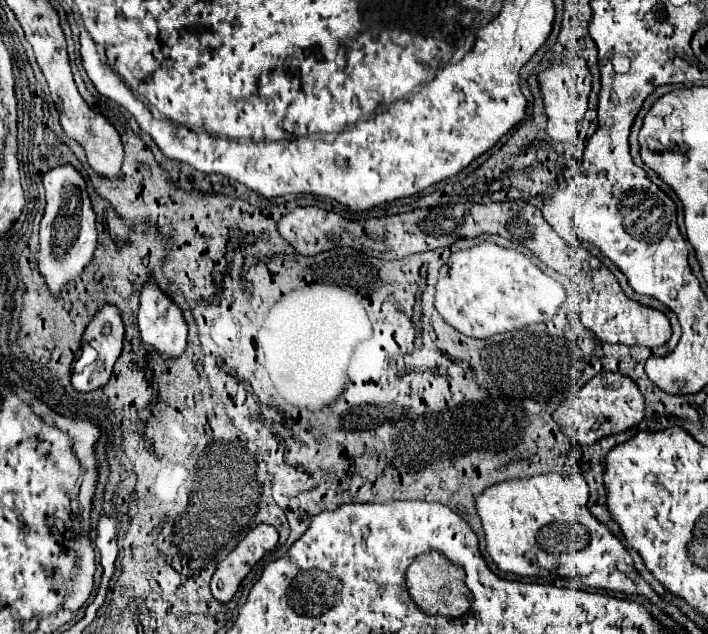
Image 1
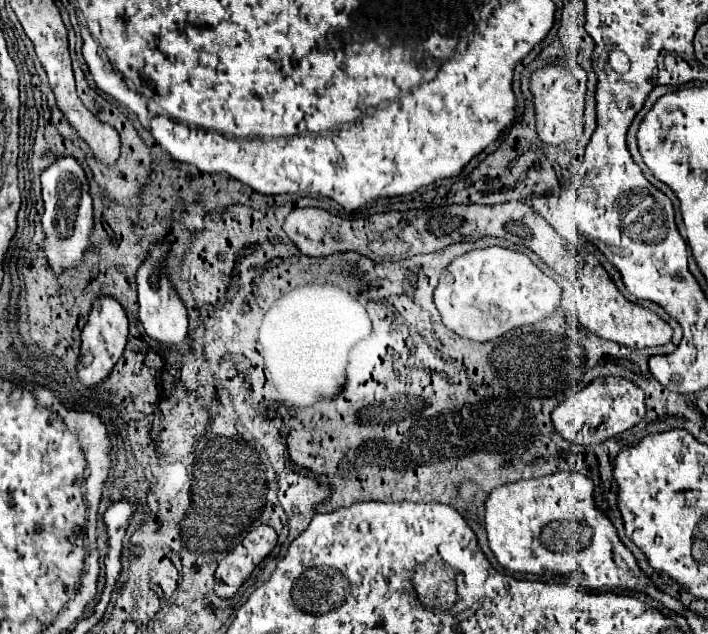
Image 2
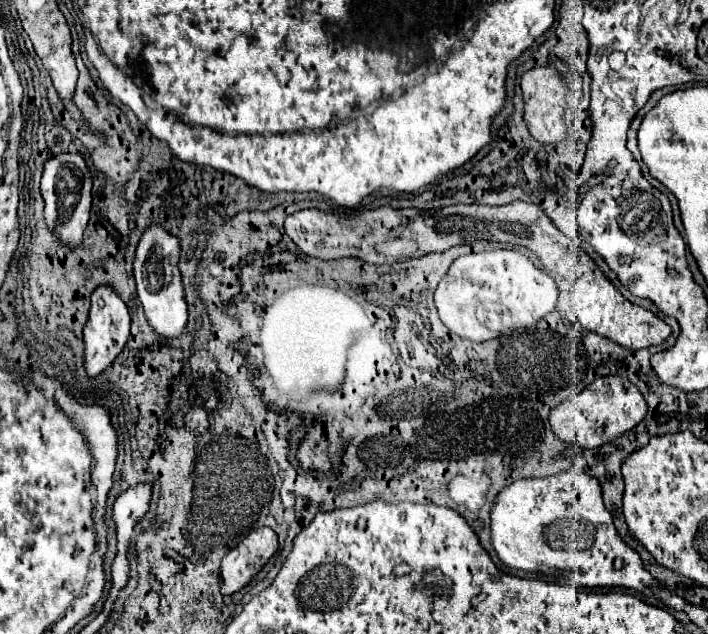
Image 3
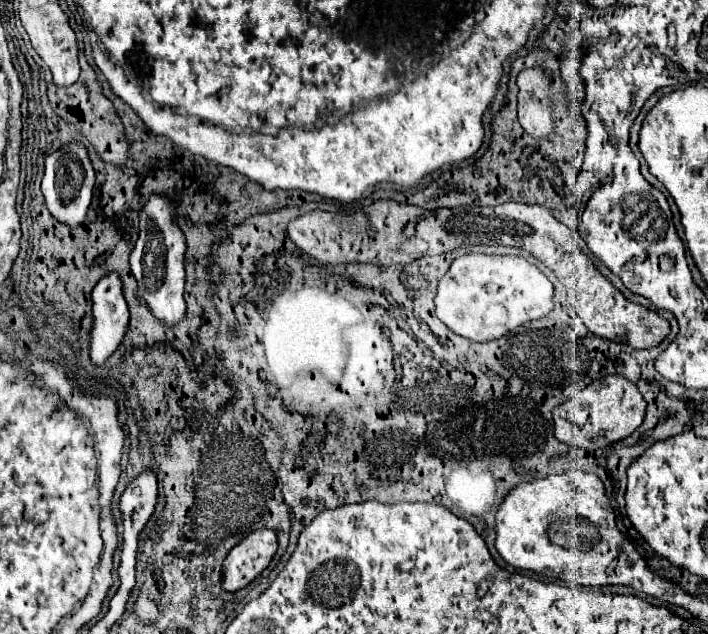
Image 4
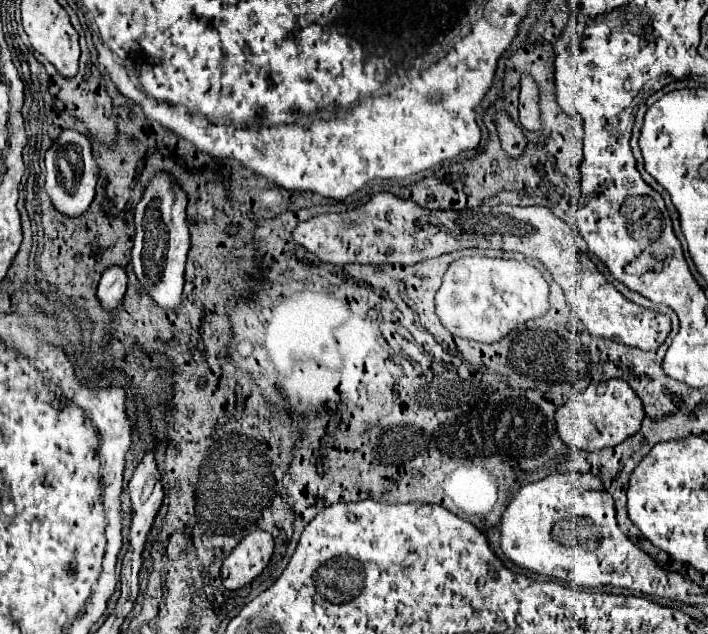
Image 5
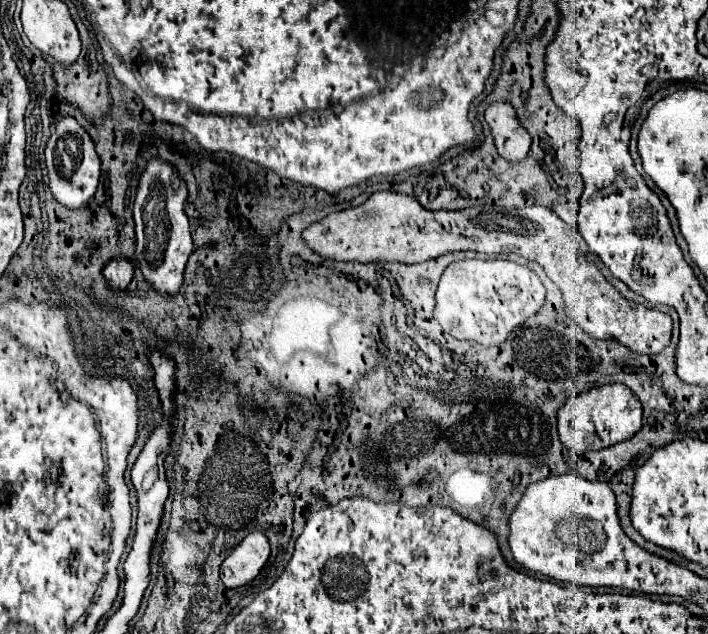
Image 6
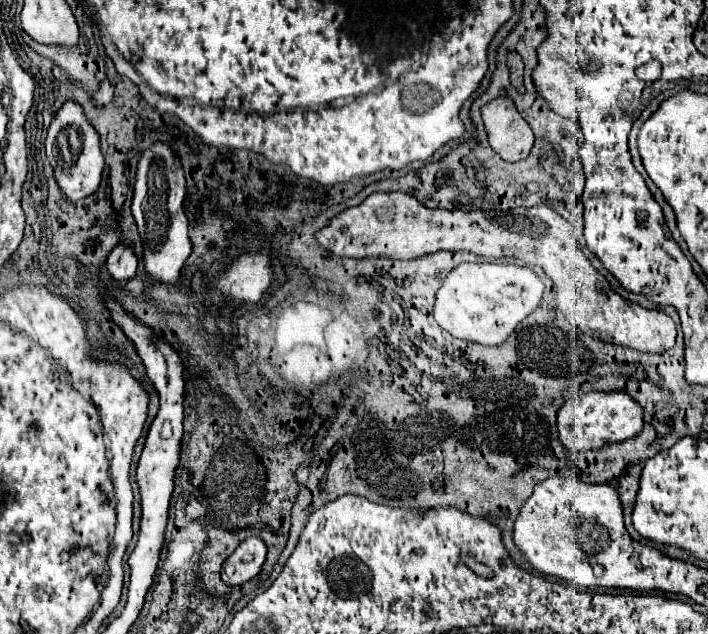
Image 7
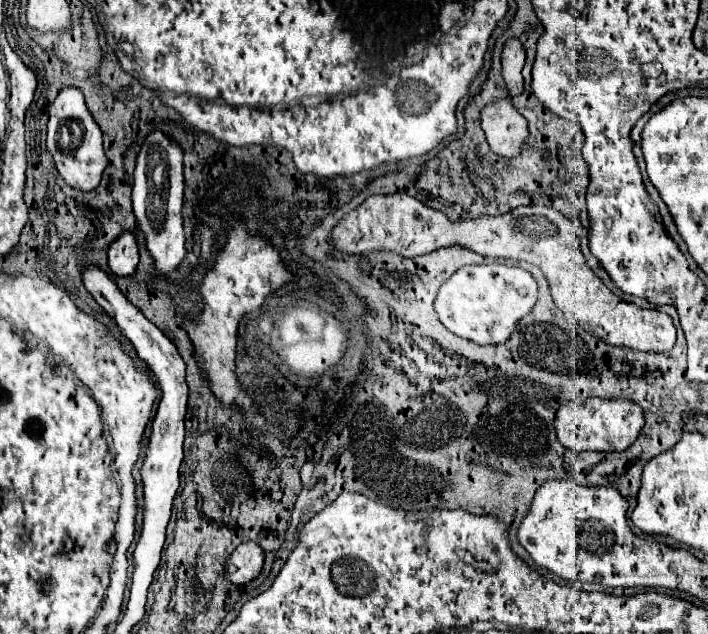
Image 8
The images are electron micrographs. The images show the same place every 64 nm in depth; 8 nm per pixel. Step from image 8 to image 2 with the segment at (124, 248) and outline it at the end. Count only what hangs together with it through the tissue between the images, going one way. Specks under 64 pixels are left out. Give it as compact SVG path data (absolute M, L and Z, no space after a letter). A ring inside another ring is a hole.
M96 298L92 304L92 312L90 318L82 330L82 350L92 350L94 352L94 360L90 366L86 368L78 368L78 380L82 386L92 388L96 384L100 384L102 380L106 380L106 376L110 374L110 370L114 368L114 364L118 362L118 358L124 352L126 346L126 338L128 338L128 318L124 314L124 308L114 300L114 298Z

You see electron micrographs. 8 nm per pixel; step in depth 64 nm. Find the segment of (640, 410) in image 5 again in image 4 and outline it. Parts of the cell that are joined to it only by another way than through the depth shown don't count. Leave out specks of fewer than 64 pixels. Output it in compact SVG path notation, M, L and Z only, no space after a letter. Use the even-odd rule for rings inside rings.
M606 376L606 378L594 380L574 398L554 408L552 412L554 434L558 440L570 446L596 450L630 436L642 424L644 414L646 414L646 400L642 398L640 390L622 376Z

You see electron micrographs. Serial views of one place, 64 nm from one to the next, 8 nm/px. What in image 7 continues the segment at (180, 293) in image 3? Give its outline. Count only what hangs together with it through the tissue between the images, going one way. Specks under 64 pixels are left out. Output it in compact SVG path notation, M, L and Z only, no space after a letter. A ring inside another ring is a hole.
M154 144L142 154L138 162L132 214L142 238L142 258L146 274L164 284L176 284L182 266L192 252L192 242L188 238L188 218L184 216L184 198L186 180L178 158L168 146Z

